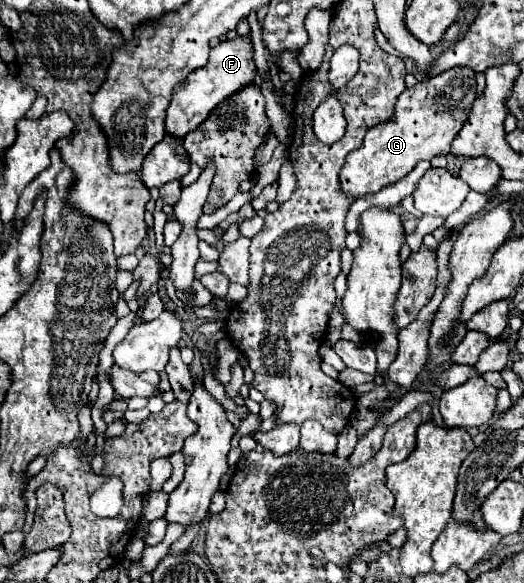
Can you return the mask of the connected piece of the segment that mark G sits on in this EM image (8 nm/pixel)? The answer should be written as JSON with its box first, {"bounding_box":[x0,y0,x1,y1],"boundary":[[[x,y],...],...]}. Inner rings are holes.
{"bounding_box":[339,67,475,199],"boundary":[[[467,67],[449,69],[405,89],[397,97],[393,117],[371,127],[363,139],[363,145],[347,155],[347,161],[339,173],[343,193],[353,199],[377,193],[405,177],[419,161],[447,155],[449,143],[469,119],[475,97],[475,73]]]}

